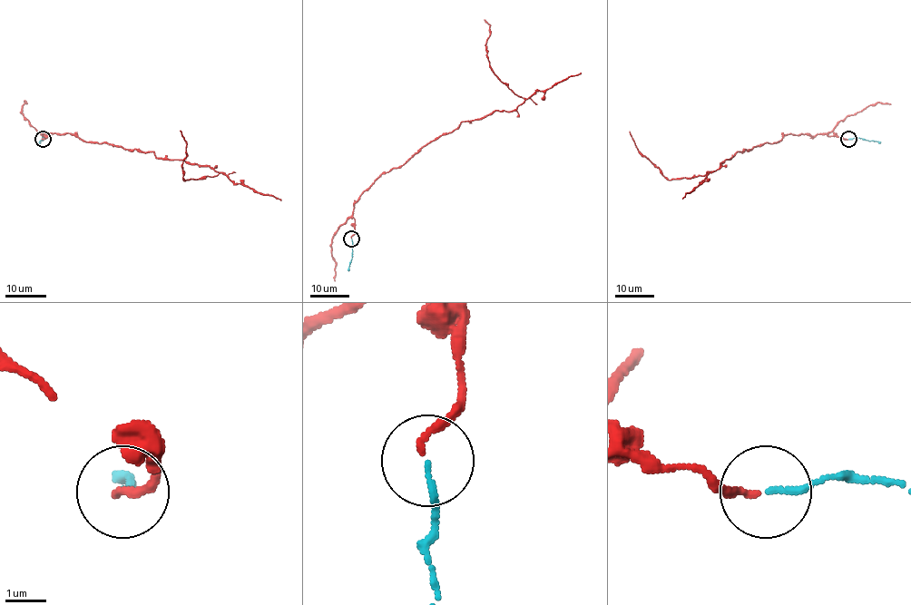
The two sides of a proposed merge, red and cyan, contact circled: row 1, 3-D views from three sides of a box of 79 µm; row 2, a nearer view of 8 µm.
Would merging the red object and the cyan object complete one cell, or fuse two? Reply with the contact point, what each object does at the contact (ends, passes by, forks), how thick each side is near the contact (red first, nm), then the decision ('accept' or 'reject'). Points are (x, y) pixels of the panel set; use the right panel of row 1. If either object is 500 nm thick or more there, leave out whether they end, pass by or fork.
place (848, 139); red ends; cyan ends; calibres 160 and 130 nm; accept

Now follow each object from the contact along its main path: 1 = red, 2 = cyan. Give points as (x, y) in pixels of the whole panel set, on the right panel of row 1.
1: (847, 140), (787, 133), (778, 142), (738, 151), (704, 176), (668, 180), (642, 156), (629, 131)
2: (847, 140), (864, 138), (880, 143)

